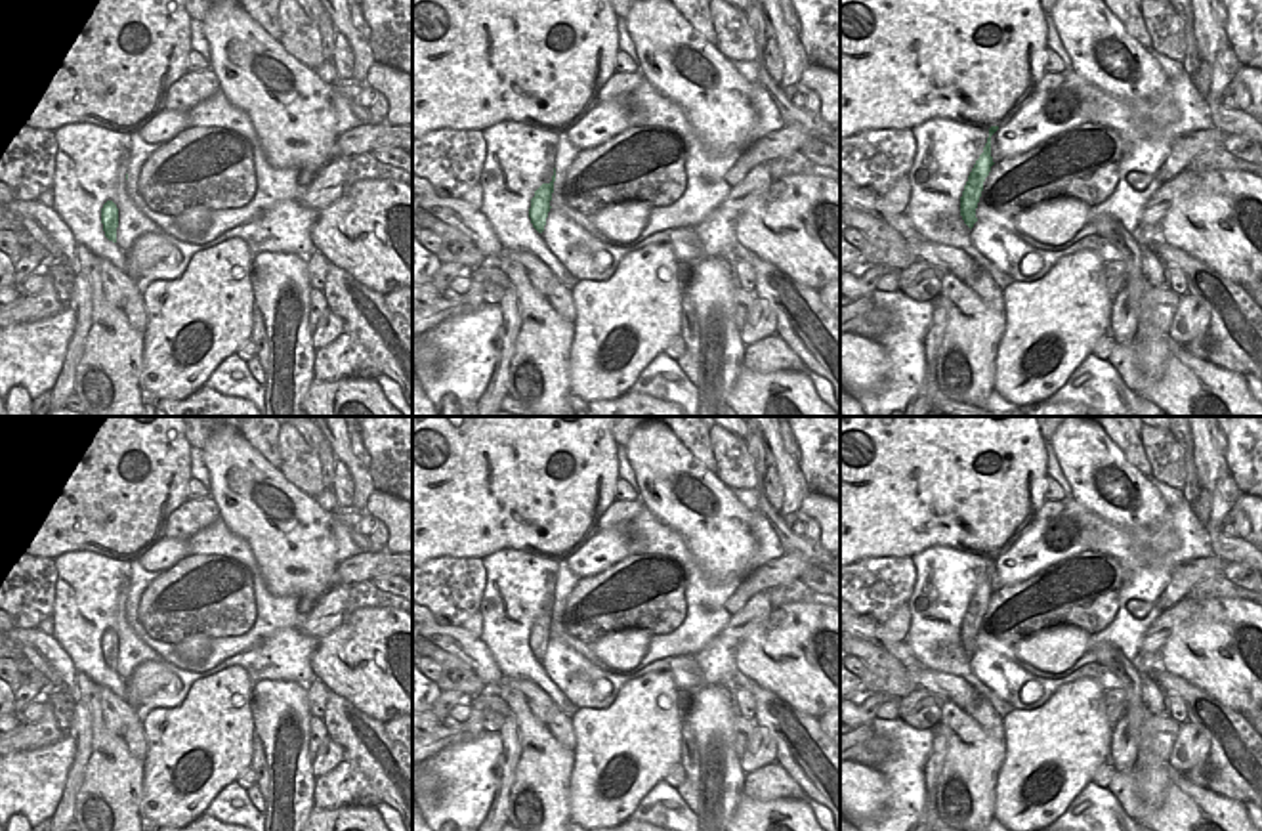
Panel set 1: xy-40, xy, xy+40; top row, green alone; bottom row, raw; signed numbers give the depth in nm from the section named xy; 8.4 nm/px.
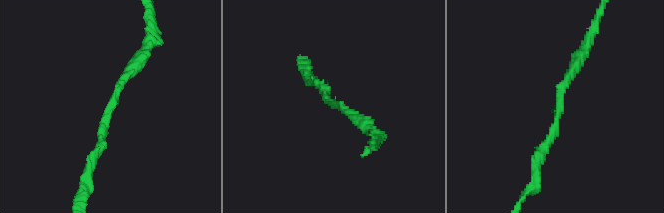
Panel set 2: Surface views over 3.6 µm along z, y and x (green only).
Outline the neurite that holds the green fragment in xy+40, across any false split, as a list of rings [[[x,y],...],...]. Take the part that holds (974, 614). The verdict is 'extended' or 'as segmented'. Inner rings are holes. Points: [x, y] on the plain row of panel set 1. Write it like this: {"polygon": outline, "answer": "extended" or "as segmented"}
{"polygon": [[[991,554],[989,556],[989,565],[987,571],[983,575],[983,581],[979,583],[979,586],[976,588],[968,609],[964,613],[962,625],[960,625],[960,644],[964,648],[964,651],[972,657],[974,651],[978,650],[976,646],[976,636],[983,619],[983,609],[991,600],[993,585],[991,585],[991,564],[999,558],[999,554]]], "answer": "as segmented"}

